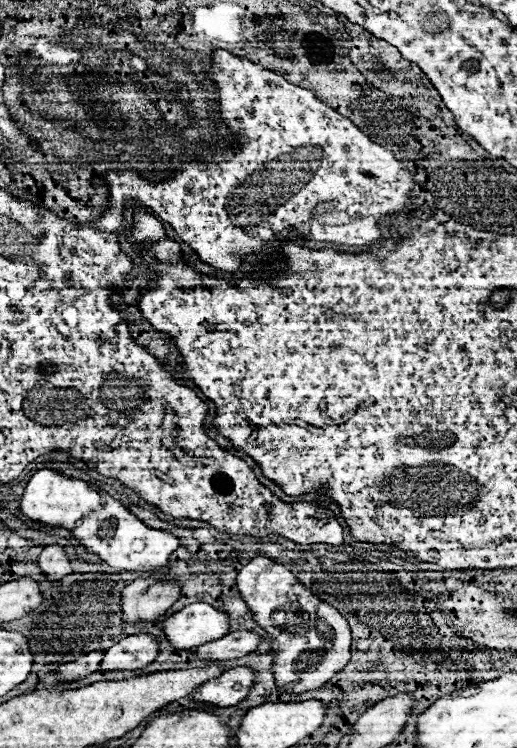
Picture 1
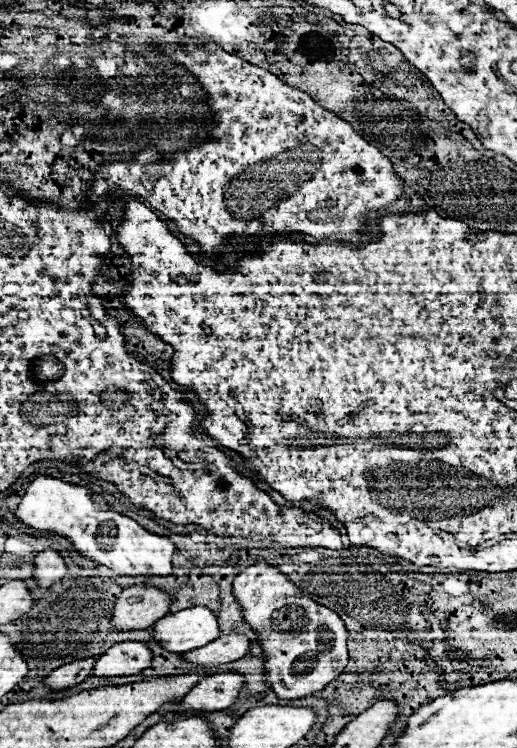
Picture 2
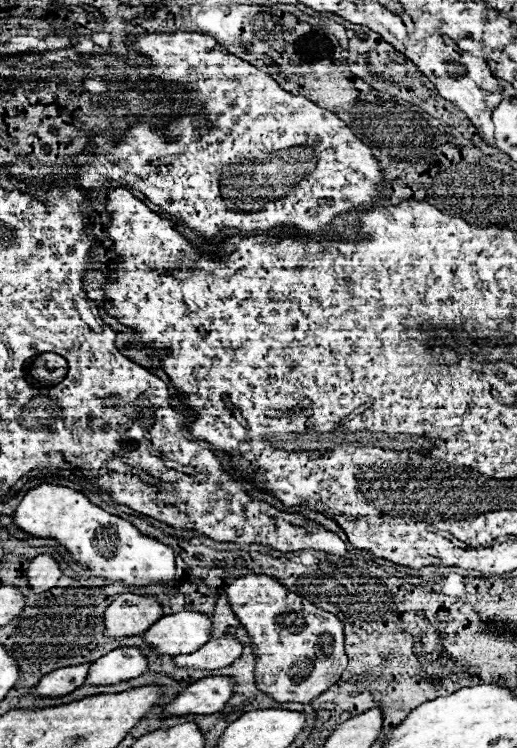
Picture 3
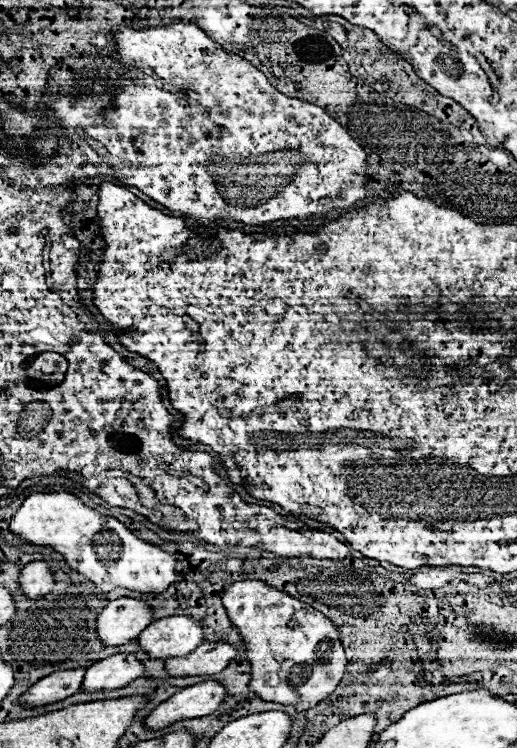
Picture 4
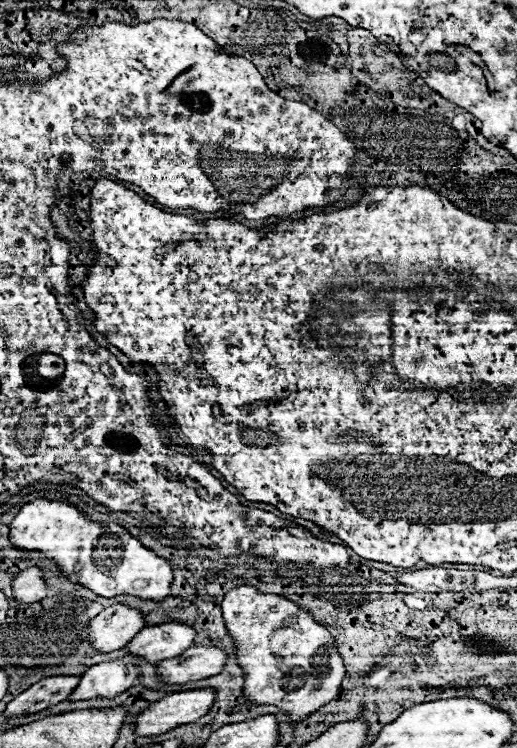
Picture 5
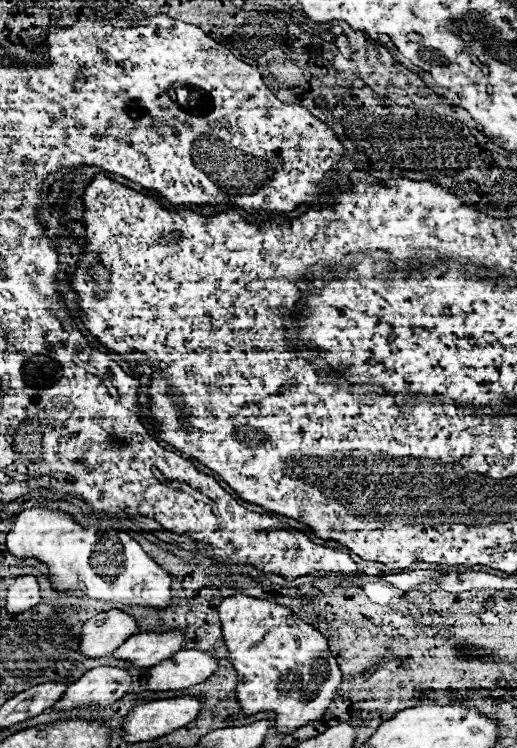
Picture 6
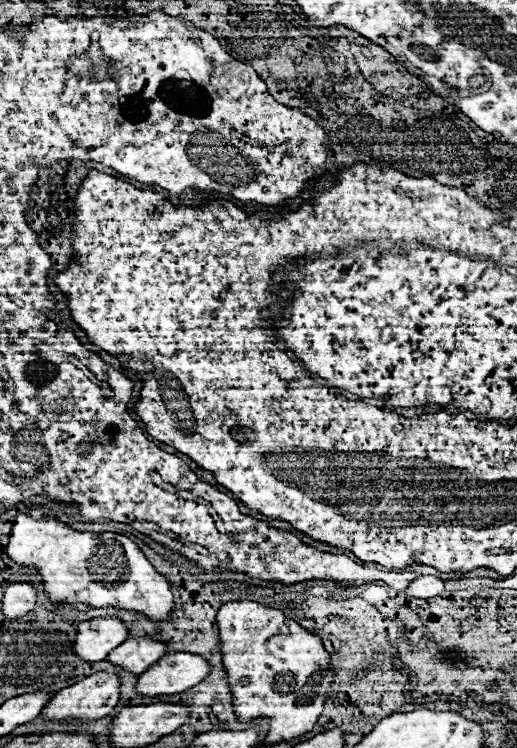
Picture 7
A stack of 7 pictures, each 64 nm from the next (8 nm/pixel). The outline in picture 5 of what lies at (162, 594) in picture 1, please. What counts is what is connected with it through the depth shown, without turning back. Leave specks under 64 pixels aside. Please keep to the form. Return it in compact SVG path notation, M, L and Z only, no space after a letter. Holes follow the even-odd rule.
M112 604L90 620L90 640L98 652L124 648L144 628L144 616L128 604Z

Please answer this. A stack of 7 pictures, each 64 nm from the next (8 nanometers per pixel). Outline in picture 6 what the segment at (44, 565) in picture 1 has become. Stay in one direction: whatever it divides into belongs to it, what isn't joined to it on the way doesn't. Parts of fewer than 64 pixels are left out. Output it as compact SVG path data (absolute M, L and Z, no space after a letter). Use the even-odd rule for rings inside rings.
M16 576L8 588L6 596L6 610L12 614L30 610L32 606L40 604L40 586L36 576Z

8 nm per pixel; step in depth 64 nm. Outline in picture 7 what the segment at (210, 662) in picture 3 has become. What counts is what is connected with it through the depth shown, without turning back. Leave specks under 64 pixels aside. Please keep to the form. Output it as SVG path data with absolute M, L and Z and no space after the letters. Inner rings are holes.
M176 652L160 658L152 668L140 674L136 692L142 696L158 694L178 694L184 688L196 686L204 676L208 676L210 662L200 654Z

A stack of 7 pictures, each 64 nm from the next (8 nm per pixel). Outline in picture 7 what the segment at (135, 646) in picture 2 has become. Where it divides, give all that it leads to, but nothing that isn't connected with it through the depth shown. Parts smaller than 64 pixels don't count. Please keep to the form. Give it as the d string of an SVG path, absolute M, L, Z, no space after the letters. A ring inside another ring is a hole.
M100 670L64 690L60 690L42 710L42 718L46 720L66 720L66 718L76 718L76 720L98 720L106 714L112 712L112 708L120 700L120 678L116 674L110 674L106 670Z

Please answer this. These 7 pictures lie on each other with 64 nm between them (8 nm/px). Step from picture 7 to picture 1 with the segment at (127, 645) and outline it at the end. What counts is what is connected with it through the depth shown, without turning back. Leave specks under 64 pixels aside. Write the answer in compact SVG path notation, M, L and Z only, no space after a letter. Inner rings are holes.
M194 602L164 620L164 634L172 648L178 650L198 648L200 644L218 640L228 630L228 614L206 602Z

